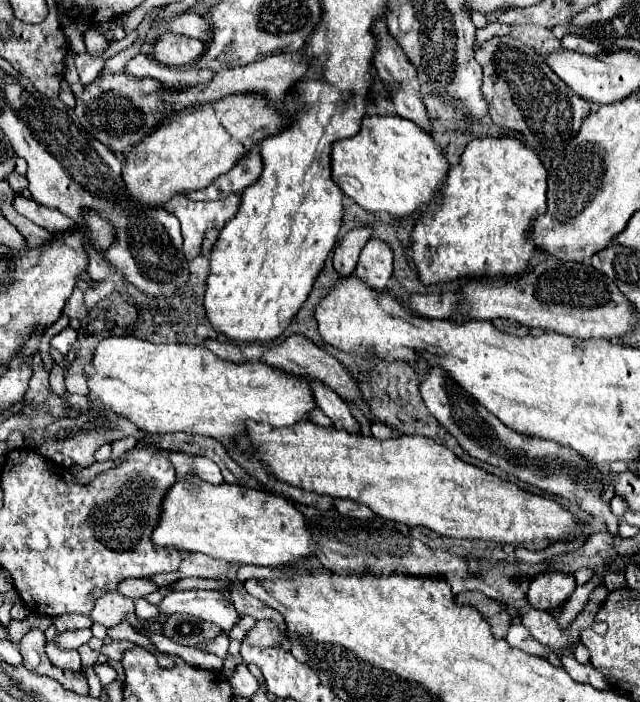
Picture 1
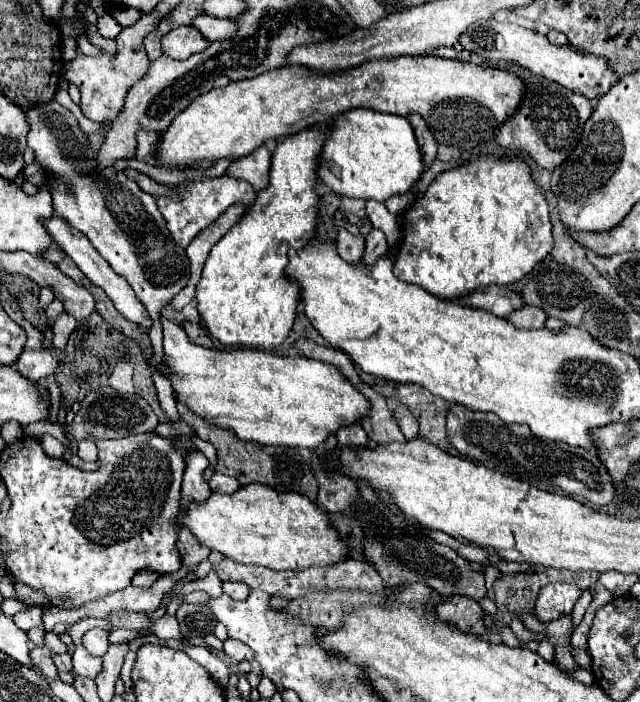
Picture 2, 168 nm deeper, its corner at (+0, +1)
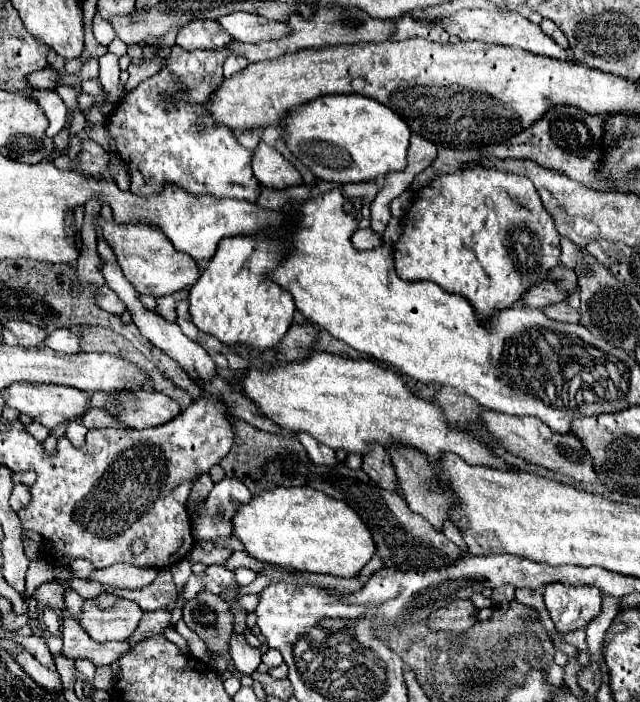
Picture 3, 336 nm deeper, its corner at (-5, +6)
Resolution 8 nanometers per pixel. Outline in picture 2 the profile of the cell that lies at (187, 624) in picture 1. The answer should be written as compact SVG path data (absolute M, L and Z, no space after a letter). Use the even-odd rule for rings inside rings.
M183 603L179 607L177 621L183 637L187 639L195 639L195 637L203 639L209 633L213 633L217 625L217 619L213 617L213 611L207 605L193 605L193 603Z

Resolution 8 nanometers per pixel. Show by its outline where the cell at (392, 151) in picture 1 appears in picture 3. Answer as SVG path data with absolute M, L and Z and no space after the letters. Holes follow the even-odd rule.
M322 96L290 112L282 128L288 134L288 150L308 166L316 178L326 182L370 182L390 172L402 172L408 164L410 128L390 108L366 96Z

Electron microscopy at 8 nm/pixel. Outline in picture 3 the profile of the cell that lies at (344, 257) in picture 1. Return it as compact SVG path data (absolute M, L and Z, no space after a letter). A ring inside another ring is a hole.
M370 228L364 230L356 230L352 236L352 244L356 250L372 250L376 246L382 244L382 236L378 236L376 232L372 232Z

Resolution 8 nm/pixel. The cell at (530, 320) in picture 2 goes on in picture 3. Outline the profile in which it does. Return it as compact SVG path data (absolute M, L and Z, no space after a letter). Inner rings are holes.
M556 302L556 304L546 306L544 314L558 322L578 322L580 320L580 314L576 310L572 310L566 302Z

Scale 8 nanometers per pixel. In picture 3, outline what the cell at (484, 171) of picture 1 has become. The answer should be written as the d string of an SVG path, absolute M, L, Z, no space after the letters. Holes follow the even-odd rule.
M474 166L474 168L462 168L454 174L442 174L438 178L434 178L434 182L426 188L420 190L418 198L412 202L410 214L406 214L406 222L404 222L404 232L400 236L400 240L396 242L394 246L394 260L396 260L396 272L400 278L404 280L430 280L430 282L436 282L442 290L446 292L452 292L452 294L460 294L464 296L466 300L470 300L470 304L474 306L478 318L486 318L490 316L494 310L502 310L502 308L510 308L514 302L520 300L520 296L530 288L534 286L536 282L542 282L546 278L546 272L554 266L560 264L560 234L556 232L554 228L554 220L552 216L542 208L542 202L540 202L540 196L534 188L534 184L524 178L524 176L516 176L516 174L510 174L510 172L500 172L500 170L494 170L494 168L484 168L484 166Z

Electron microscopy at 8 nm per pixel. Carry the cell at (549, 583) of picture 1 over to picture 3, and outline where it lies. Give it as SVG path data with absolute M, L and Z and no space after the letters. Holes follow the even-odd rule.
M546 584L544 602L558 632L572 632L586 626L600 614L600 590L590 586Z

